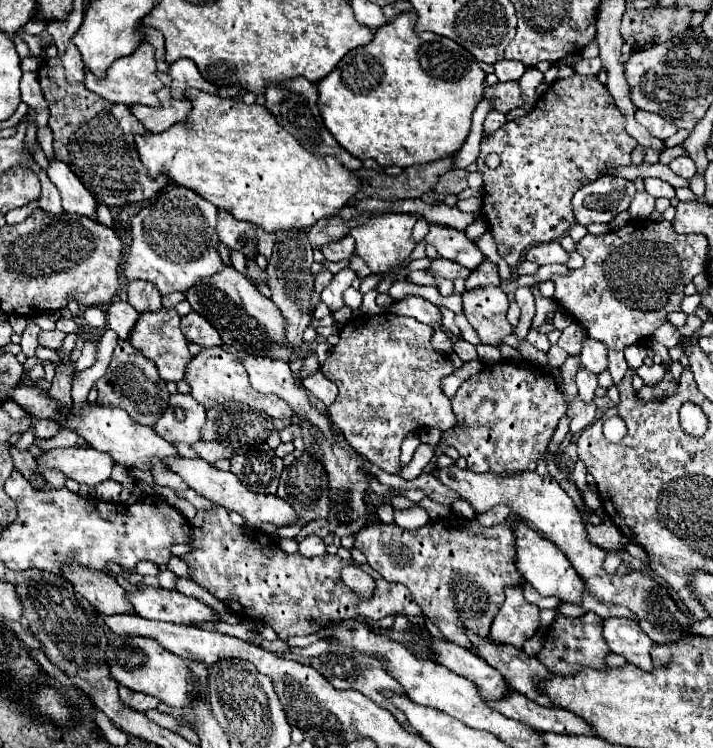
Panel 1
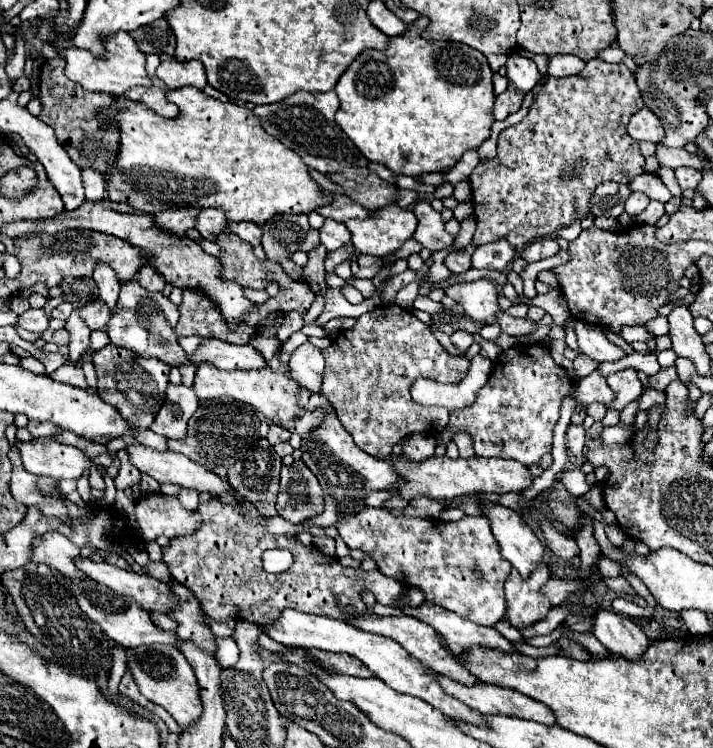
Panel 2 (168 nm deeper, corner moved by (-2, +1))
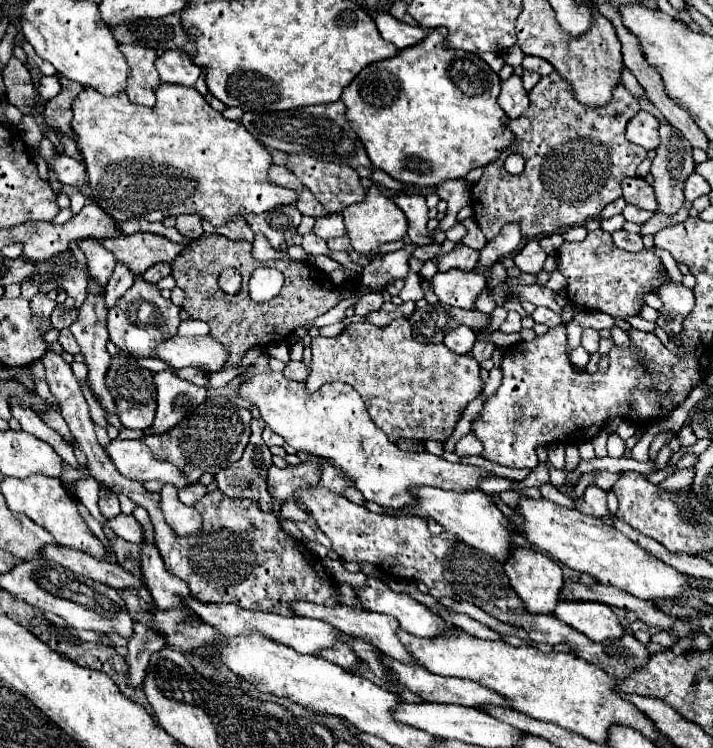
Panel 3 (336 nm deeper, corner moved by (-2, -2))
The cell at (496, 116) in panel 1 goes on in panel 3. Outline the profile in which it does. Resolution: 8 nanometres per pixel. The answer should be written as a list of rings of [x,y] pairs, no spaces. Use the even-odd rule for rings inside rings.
[[[512,75],[510,79],[506,79],[502,83],[502,93],[498,97],[498,103],[510,119],[520,117],[524,113],[524,109],[528,109],[528,103],[530,103],[528,93],[522,87],[522,81],[518,75]]]

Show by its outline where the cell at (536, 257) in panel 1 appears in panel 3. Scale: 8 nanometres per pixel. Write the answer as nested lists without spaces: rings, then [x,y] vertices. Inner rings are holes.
[[[530,239],[530,241],[514,255],[516,267],[518,267],[520,271],[532,273],[532,275],[536,275],[536,273],[542,269],[544,261],[546,261],[546,253],[540,249],[540,245],[538,245],[536,239]]]

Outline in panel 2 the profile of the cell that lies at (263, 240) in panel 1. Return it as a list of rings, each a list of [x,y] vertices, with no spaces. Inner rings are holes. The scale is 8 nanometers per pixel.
[[[228,222],[228,228],[230,232],[238,234],[242,240],[250,242],[252,246],[260,246],[260,240],[262,240],[262,228],[256,226],[254,222]]]

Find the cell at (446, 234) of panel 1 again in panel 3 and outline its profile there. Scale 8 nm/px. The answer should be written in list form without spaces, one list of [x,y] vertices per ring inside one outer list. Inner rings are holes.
[[[396,193],[392,197],[392,201],[404,211],[406,219],[408,219],[408,237],[412,239],[414,245],[428,245],[432,243],[428,237],[428,207],[426,207],[426,199],[420,193]]]

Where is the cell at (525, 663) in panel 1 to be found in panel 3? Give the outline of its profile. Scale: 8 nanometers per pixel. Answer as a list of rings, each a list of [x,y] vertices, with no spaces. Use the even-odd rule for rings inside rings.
[[[368,577],[366,585],[356,591],[356,597],[366,611],[392,615],[404,631],[416,637],[436,637],[436,633],[456,631],[454,625],[448,625],[426,605],[414,601],[410,595],[392,591],[376,577]]]

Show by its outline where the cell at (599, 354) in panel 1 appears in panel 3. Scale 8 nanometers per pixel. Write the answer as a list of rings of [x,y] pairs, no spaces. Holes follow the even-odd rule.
[[[584,329],[584,333],[582,333],[582,347],[584,347],[588,353],[596,353],[596,351],[598,351],[598,341],[600,341],[598,331],[594,331],[594,329]]]

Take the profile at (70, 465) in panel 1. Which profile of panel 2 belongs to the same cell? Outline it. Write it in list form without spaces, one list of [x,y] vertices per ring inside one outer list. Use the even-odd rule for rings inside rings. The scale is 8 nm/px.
[[[32,438],[30,442],[20,442],[18,450],[24,468],[36,476],[78,480],[94,466],[94,462],[82,450],[60,444],[52,438]]]

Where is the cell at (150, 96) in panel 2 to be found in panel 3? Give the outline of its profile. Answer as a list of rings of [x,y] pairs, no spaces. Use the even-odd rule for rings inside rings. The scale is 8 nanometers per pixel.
[[[120,45],[120,51],[130,67],[130,77],[126,85],[126,93],[132,103],[154,107],[154,87],[160,83],[158,71],[154,69],[156,51],[142,45]]]

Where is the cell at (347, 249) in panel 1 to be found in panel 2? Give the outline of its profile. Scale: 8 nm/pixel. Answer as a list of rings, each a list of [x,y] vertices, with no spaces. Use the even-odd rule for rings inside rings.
[[[326,218],[324,226],[320,228],[320,240],[322,240],[322,246],[326,246],[328,252],[334,252],[334,250],[350,244],[350,232],[346,230],[344,224]]]

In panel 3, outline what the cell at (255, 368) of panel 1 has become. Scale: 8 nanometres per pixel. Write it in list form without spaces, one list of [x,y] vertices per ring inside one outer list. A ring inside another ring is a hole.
[[[166,337],[156,347],[156,357],[174,369],[200,367],[208,373],[220,371],[226,361],[226,349],[212,337]]]

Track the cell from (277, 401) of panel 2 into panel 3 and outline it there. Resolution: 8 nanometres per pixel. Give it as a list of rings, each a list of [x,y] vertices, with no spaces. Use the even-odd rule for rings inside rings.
[[[256,373],[254,377],[246,379],[240,387],[240,397],[246,399],[248,403],[256,405],[260,409],[262,419],[266,425],[284,437],[284,441],[294,447],[296,451],[306,451],[308,455],[328,459],[334,467],[338,467],[348,479],[356,485],[356,489],[364,495],[366,501],[374,501],[382,505],[384,509],[402,509],[402,505],[410,505],[410,489],[420,487],[420,485],[430,485],[430,487],[440,487],[440,489],[452,489],[452,491],[466,491],[466,489],[476,489],[478,481],[486,475],[490,475],[484,469],[472,467],[472,465],[462,465],[462,463],[448,463],[442,457],[430,455],[428,451],[424,453],[408,453],[400,451],[394,443],[388,441],[388,437],[372,423],[370,415],[366,413],[366,407],[358,393],[346,385],[346,383],[326,383],[322,389],[316,393],[310,393],[304,383],[300,381],[290,381],[282,373]]]

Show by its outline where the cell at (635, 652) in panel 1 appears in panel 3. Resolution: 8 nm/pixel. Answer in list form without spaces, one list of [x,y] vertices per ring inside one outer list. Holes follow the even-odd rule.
[[[558,601],[554,617],[584,633],[596,643],[602,643],[606,639],[618,639],[624,633],[624,627],[612,613],[612,609],[594,601]]]

